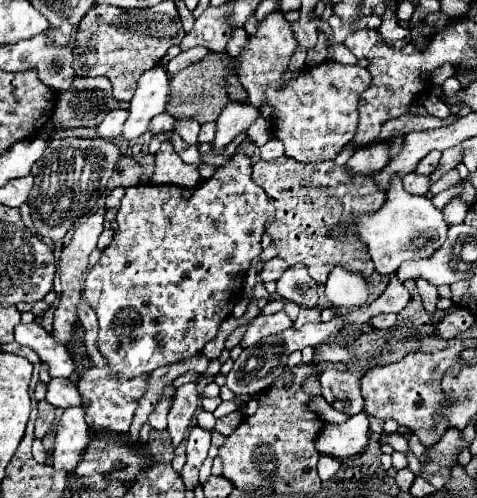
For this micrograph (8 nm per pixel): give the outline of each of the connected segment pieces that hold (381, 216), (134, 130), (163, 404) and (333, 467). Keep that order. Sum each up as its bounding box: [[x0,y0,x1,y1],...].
[[330,175,448,275],[122,65,170,139],[148,385,172,431],[318,455,340,481]]

